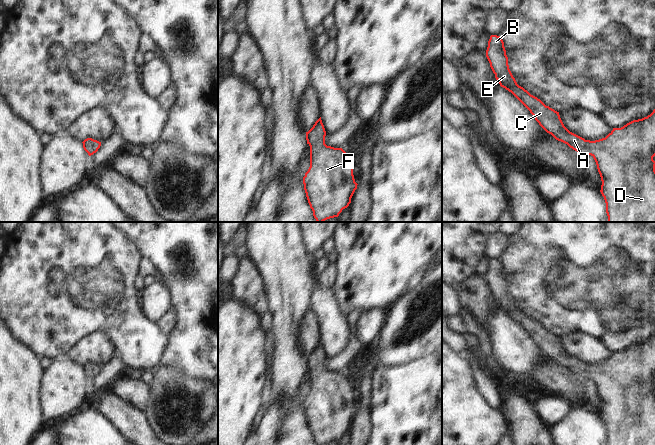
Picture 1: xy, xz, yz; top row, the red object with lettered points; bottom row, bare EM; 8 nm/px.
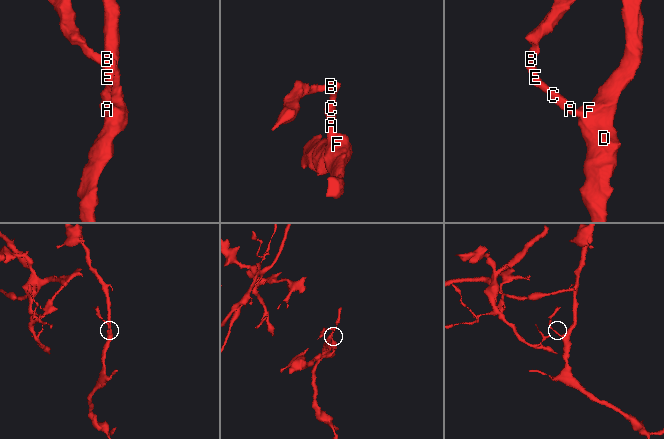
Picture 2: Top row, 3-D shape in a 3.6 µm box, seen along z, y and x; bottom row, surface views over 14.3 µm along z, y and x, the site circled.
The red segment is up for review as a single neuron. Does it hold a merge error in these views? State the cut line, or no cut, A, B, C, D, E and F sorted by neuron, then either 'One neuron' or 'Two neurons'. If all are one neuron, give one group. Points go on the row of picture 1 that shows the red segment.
No split. Groups: A B C D E F. One neuron.

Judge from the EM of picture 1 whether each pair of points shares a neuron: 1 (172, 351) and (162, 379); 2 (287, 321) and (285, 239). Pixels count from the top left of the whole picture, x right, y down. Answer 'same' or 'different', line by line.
1: different
2: same

